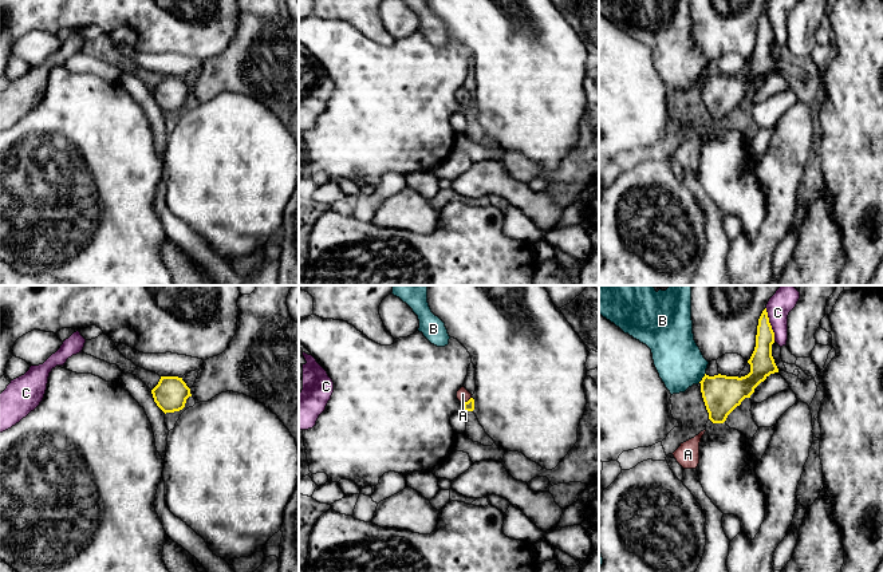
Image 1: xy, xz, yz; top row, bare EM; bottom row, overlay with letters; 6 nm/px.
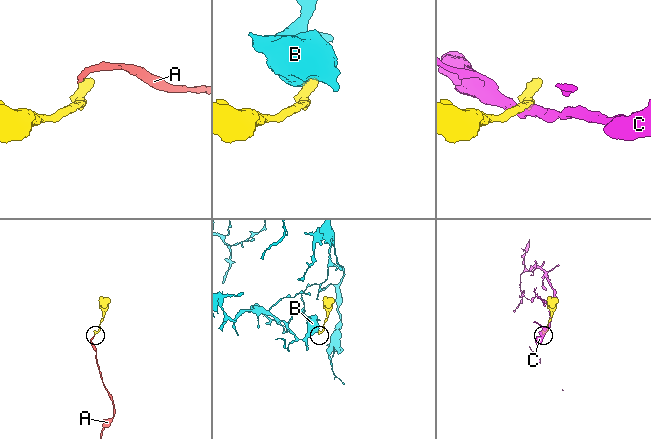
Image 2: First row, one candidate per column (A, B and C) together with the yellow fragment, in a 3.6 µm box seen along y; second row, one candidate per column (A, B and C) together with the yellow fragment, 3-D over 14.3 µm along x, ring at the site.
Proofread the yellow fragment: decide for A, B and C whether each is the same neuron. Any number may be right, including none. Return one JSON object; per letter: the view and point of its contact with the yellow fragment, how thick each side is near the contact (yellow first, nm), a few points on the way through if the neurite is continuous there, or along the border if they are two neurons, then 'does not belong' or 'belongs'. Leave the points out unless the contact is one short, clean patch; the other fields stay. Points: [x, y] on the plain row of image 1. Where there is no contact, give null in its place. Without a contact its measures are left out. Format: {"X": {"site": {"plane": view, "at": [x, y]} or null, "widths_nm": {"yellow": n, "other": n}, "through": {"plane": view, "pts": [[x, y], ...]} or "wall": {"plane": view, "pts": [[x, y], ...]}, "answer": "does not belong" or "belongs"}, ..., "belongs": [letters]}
{"A": {"site": {"plane": "xz", "at": [468, 101]}, "widths_nm": {"yellow": 60, "other": 80}, "through": {"plane": "xz", "pts": [[468, 106], [468, 101], [462, 94]]}, "answer": "belongs"}, "B": {"site": {"plane": "yz", "at": [702, 78]}, "widths_nm": {"yellow": 220, "other": 280}, "wall": {"plane": "yz", "pts": [[705, 73], [698, 82]]}, "answer": "does not belong"}, "C": {"site": {"plane": "yz", "at": [769, 24]}, "widths_nm": {"yellow": 150, "other": 130}, "wall": {"plane": "yz", "pts": [[765, 8], [775, 40]]}, "answer": "does not belong"}, "belongs": ["A"]}

